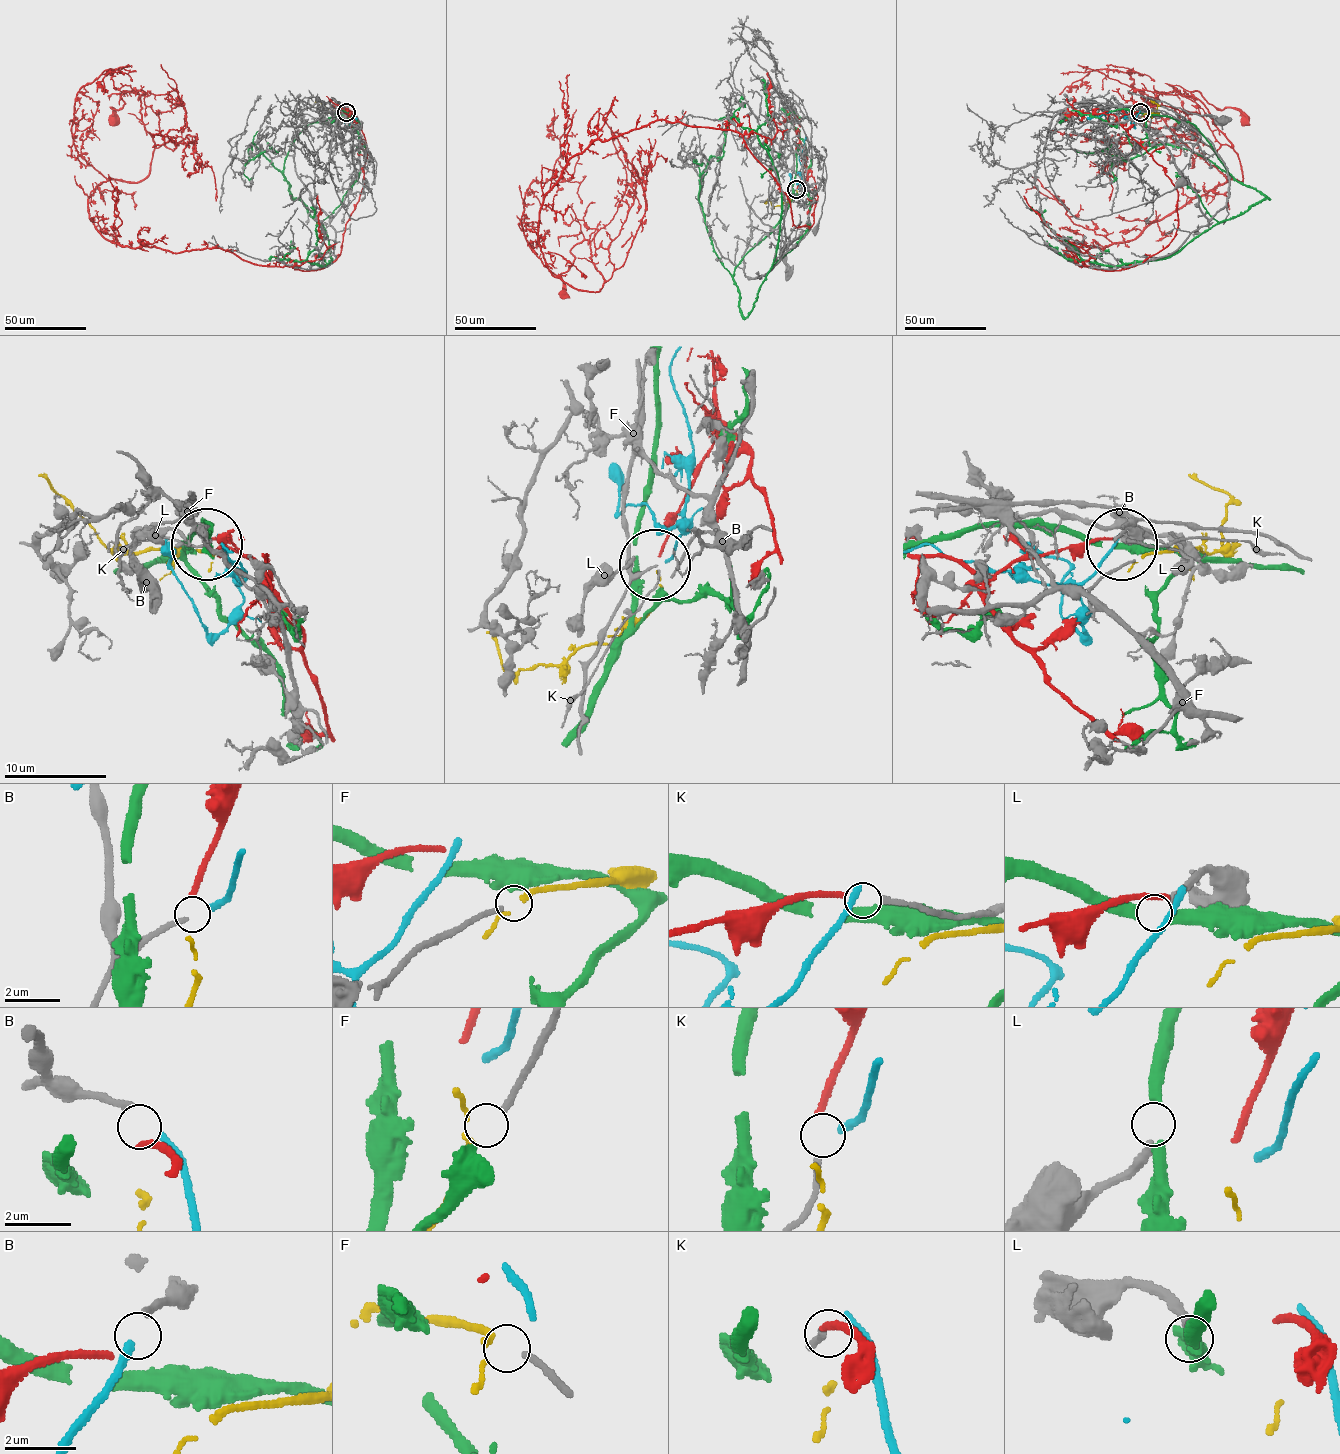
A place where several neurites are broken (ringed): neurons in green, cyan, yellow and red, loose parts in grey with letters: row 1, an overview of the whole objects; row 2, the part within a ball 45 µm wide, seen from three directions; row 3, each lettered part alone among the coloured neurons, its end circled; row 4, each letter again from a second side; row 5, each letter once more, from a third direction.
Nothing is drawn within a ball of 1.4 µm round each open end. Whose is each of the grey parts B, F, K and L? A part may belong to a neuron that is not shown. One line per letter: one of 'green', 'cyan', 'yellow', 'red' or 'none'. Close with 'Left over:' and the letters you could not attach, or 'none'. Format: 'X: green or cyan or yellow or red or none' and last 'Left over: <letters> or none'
B: cyan
F: yellow
K: red
L: none
Left over: L

